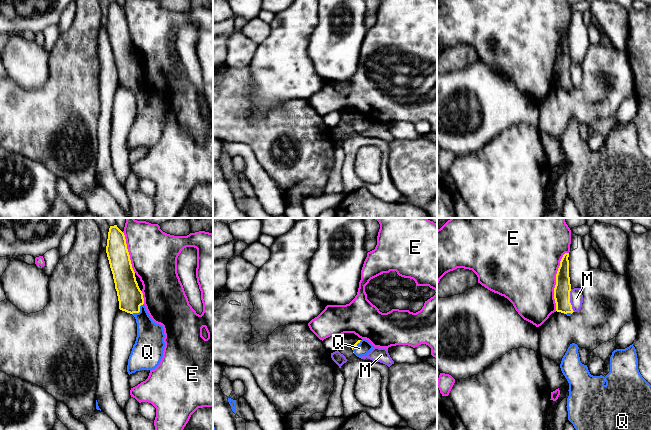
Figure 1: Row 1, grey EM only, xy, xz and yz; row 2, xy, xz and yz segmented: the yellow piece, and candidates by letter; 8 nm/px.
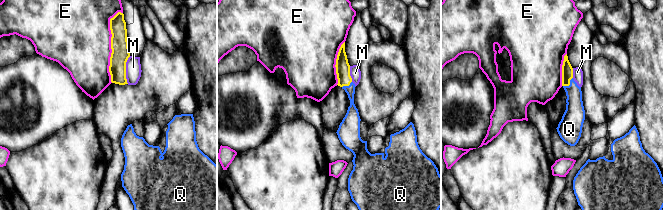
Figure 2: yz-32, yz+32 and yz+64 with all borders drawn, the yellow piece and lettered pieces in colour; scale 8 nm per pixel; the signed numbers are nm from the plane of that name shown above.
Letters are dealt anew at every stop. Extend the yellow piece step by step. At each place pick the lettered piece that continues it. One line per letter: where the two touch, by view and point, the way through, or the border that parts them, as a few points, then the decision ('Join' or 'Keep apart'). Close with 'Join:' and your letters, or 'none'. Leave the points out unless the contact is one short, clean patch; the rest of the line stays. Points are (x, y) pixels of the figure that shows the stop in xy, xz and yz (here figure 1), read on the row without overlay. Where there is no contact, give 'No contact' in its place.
E: Touches yellow at yz (556, 56). Keep apart
M: Touches yellow at yz (569, 76). Keep apart
Q: Touches yellow at xy (139, 87). Path across: xy (130, 73), (139, 87), (150, 113). Join
Join: Q

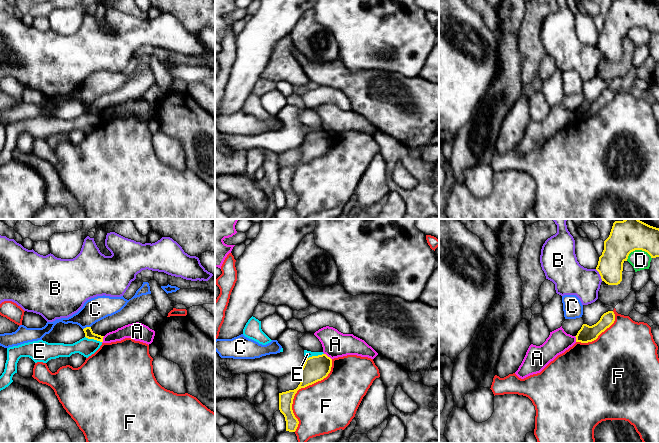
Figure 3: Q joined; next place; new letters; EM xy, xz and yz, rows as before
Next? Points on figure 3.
A: Touches yellow at xz (327, 132). Boundary: xz (324, 129), (331, 135). Keep apart
B: Touches yellow at yz (600, 51). Keep apart
C: Touches yellow at xy (86, 103). Boundary: xy (90, 102), (86, 102), (83, 105). Keep apart
D: Touches yellow at yz (637, 25). Boundary: yz (651, 34), (644, 27), (633, 26), (626, 36). Keep apart
E: Touches yellow at xz (314, 132). Keep apart
F: Touches yellow at xz (300, 164). Keep apart
Join: none

